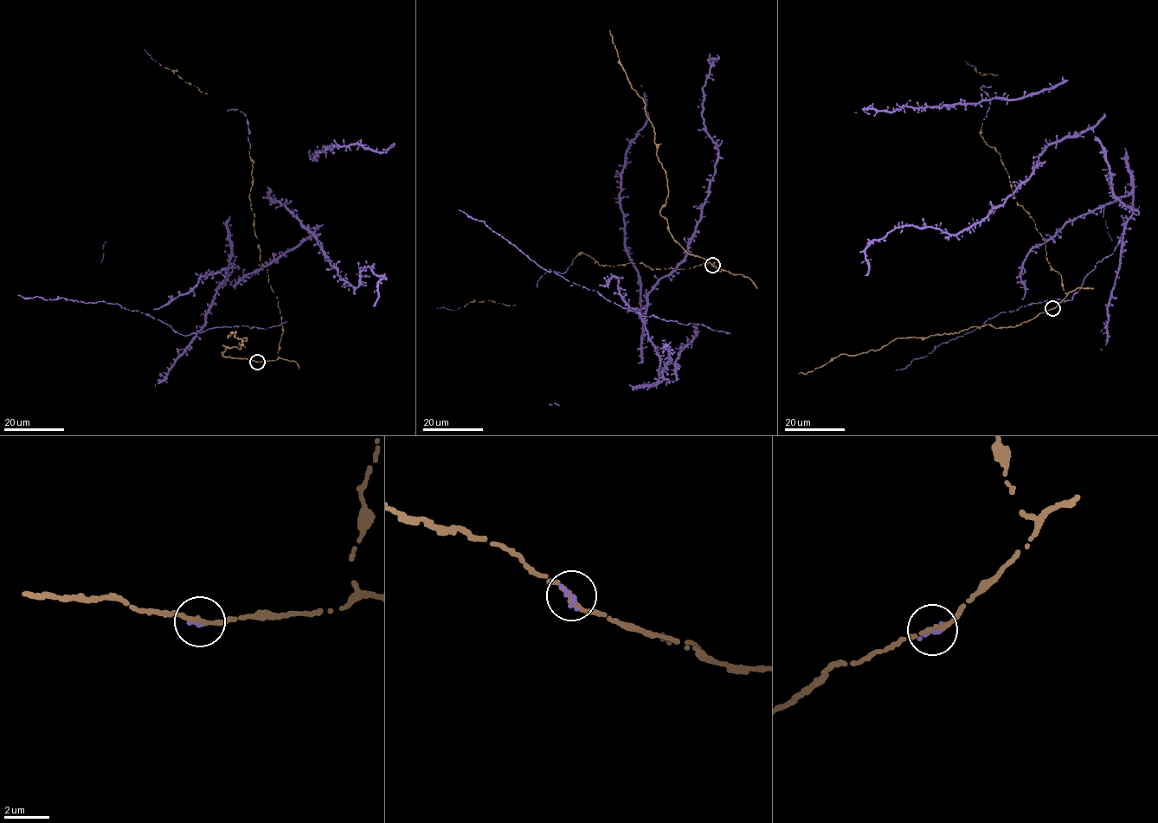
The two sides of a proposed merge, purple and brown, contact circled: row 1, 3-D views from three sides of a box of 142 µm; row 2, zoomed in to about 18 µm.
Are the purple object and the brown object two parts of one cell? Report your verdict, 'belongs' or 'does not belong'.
belongs

